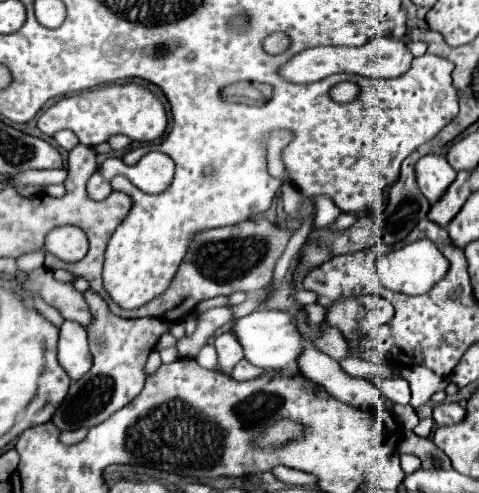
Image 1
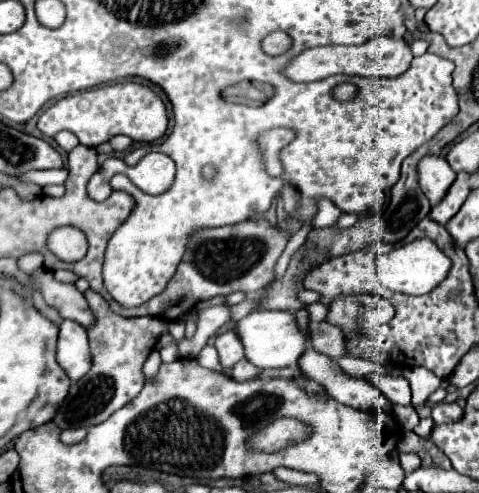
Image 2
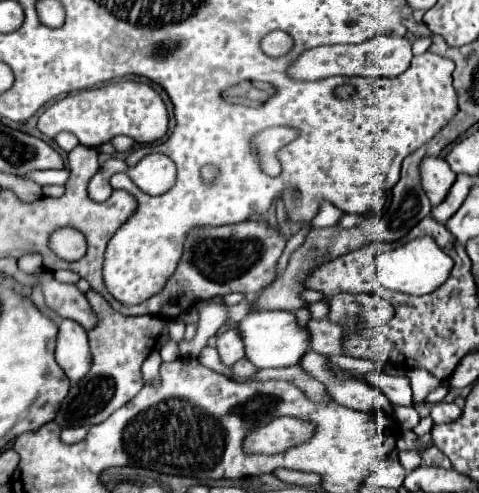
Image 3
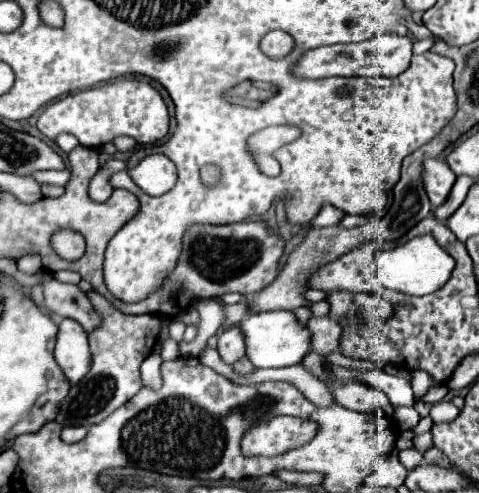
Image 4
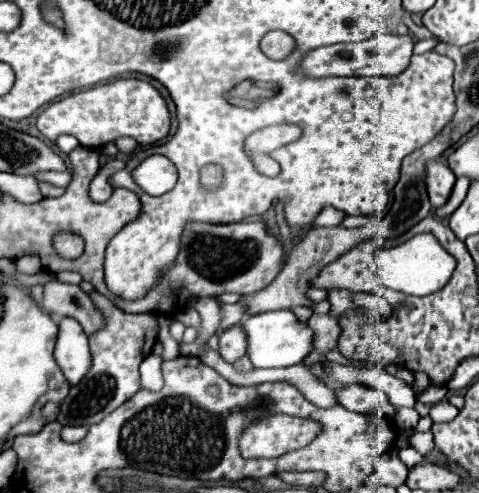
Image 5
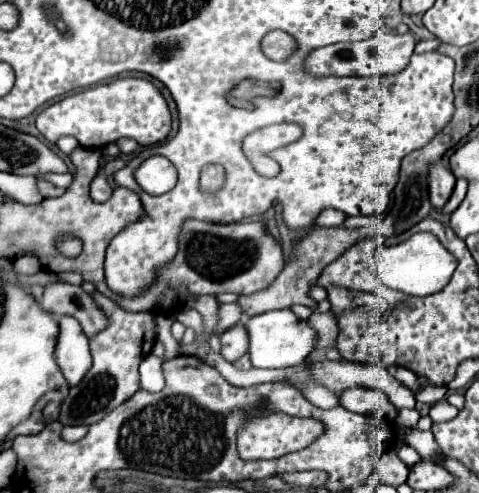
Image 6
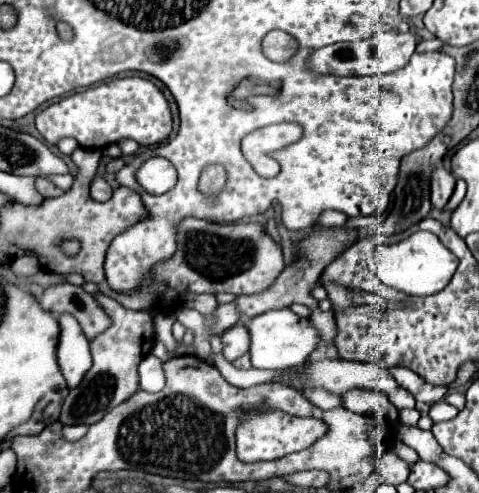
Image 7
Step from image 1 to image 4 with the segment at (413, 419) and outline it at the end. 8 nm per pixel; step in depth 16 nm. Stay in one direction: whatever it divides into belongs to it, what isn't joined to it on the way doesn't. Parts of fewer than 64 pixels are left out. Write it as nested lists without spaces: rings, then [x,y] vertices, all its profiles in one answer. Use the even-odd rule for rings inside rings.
[[[396,408],[394,418],[396,418],[396,422],[398,422],[398,426],[402,430],[412,430],[420,420],[420,416],[418,416],[418,412],[414,408]]]

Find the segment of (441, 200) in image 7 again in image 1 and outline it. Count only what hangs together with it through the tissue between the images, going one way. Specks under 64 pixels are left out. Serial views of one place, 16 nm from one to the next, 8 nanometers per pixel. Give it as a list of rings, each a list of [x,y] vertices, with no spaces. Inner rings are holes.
[[[426,154],[416,162],[416,184],[420,192],[434,204],[454,182],[456,170],[442,154]]]

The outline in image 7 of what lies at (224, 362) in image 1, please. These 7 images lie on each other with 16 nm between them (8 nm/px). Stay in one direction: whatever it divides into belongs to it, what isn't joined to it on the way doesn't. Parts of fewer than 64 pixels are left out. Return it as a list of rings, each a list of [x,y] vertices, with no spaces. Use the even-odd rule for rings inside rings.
[[[240,322],[222,334],[222,354],[224,354],[224,358],[228,362],[234,362],[242,354],[246,354],[248,352],[248,344],[250,344],[248,330]]]

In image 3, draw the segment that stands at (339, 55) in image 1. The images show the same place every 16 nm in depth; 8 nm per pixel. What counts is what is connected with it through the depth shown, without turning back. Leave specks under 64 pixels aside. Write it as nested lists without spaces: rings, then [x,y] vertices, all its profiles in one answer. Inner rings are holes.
[[[378,34],[372,40],[366,40],[362,44],[336,44],[336,46],[318,46],[310,48],[308,52],[302,52],[288,68],[286,74],[300,82],[312,82],[336,74],[344,76],[372,76],[372,78],[396,78],[402,72],[408,70],[412,60],[410,40],[398,38],[398,36],[386,36]]]

